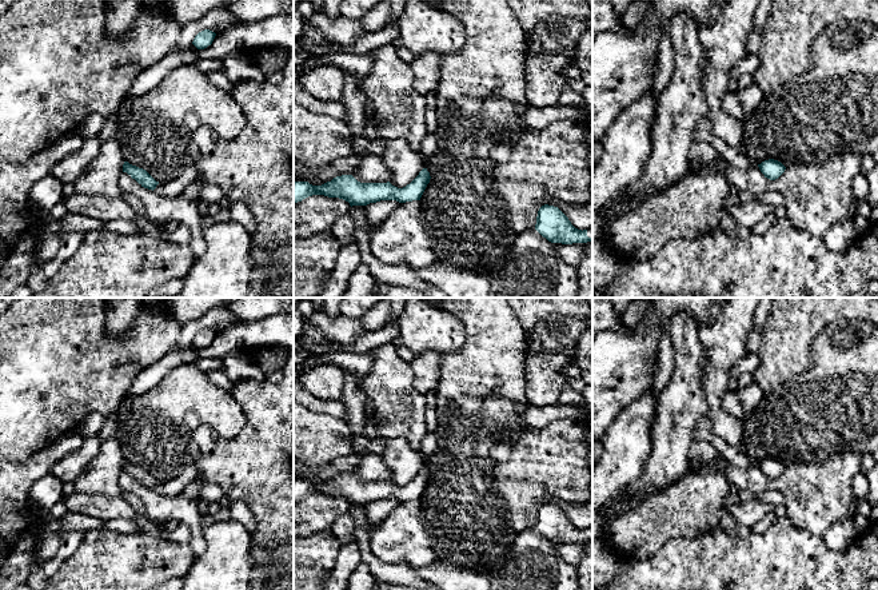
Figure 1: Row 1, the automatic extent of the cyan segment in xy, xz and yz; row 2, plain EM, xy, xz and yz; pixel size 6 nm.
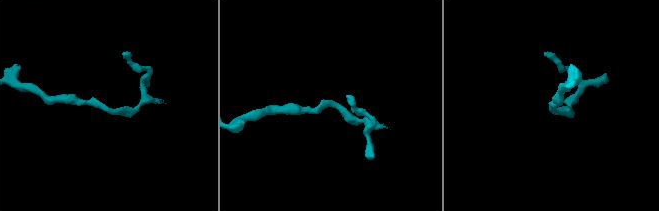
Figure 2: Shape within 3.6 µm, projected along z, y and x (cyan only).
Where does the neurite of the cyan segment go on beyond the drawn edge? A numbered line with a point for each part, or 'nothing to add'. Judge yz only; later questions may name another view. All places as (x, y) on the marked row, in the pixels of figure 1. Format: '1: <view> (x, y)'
nothing to add

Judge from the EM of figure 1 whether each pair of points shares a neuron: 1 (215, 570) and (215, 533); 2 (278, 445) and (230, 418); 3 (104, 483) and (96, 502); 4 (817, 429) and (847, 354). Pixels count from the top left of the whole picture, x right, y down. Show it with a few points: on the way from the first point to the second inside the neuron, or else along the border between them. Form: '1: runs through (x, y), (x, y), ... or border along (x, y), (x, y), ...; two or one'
1: runs through (215, 561), (215, 542); one
2: border along (232, 397), (246, 425), (234, 437), (215, 437); two
3: border along (75, 490), (122, 497); two
4: runs through (830, 410), (847, 393), (847, 373); one

